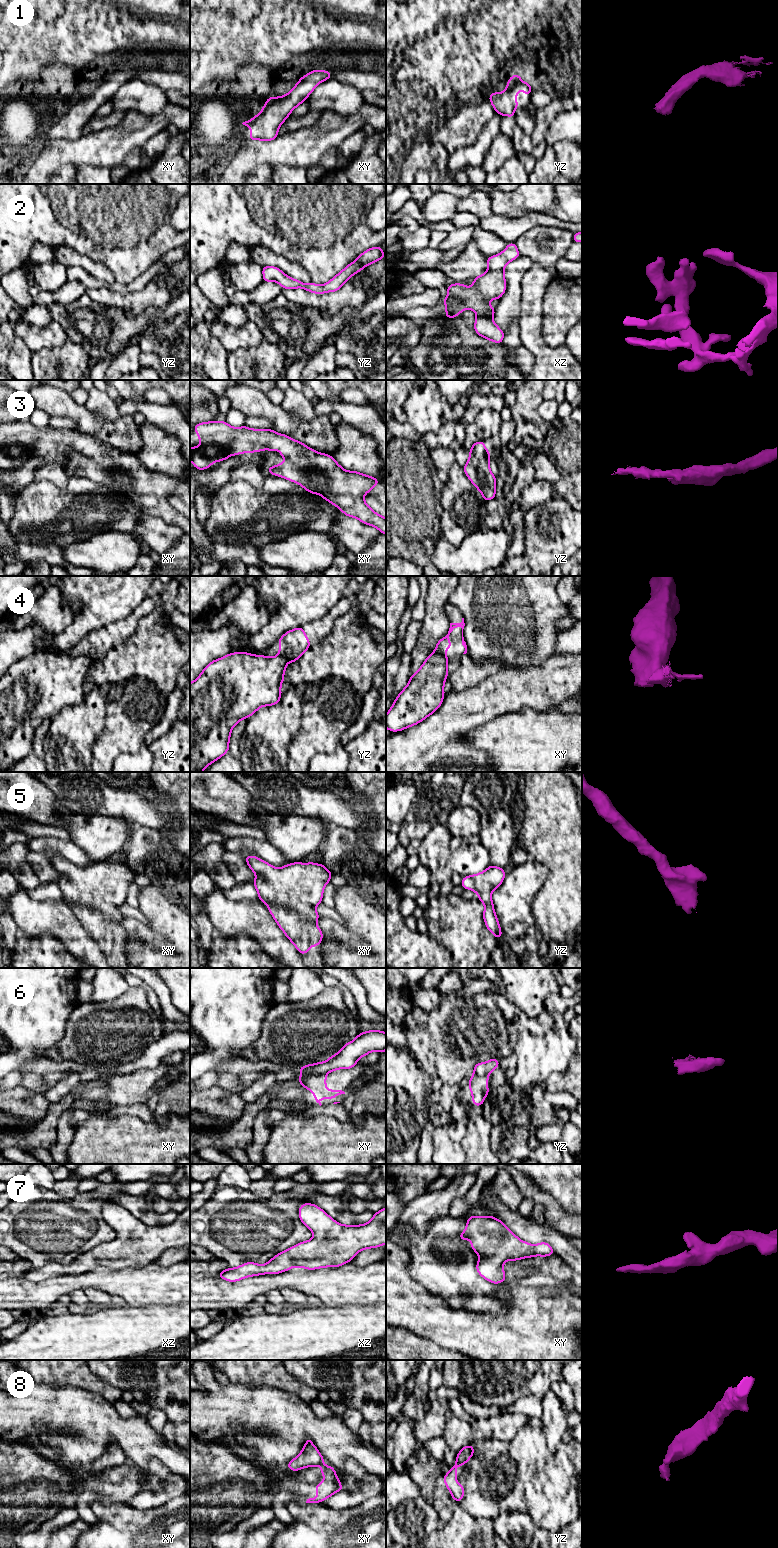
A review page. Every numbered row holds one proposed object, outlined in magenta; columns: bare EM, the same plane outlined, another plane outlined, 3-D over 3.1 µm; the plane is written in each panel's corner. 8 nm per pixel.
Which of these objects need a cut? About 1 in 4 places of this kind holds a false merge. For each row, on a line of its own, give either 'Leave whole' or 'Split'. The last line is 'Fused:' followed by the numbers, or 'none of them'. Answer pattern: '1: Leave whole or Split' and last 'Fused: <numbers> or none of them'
1: Leave whole
2: Leave whole
3: Leave whole
4: Split
5: Leave whole
6: Split
7: Leave whole
8: Split
Fused: 4, 6, 8

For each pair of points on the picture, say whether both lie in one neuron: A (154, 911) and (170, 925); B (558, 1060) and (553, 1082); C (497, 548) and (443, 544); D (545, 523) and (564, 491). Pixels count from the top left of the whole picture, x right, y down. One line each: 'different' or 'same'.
A: same
B: different
C: same
D: different

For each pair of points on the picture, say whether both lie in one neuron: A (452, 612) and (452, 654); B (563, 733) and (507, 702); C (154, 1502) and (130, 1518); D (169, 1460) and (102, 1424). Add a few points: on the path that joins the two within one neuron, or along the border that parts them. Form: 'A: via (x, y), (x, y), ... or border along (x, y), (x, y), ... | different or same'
A: via (455, 622), (453, 644) | same
B: border along (544, 709), (522, 707), (498, 716) | different
C: border along (123, 1503), (140, 1509), (157, 1509) | different
D: via (152, 1446), (141, 1442), (134, 1435), (119, 1428) | same

